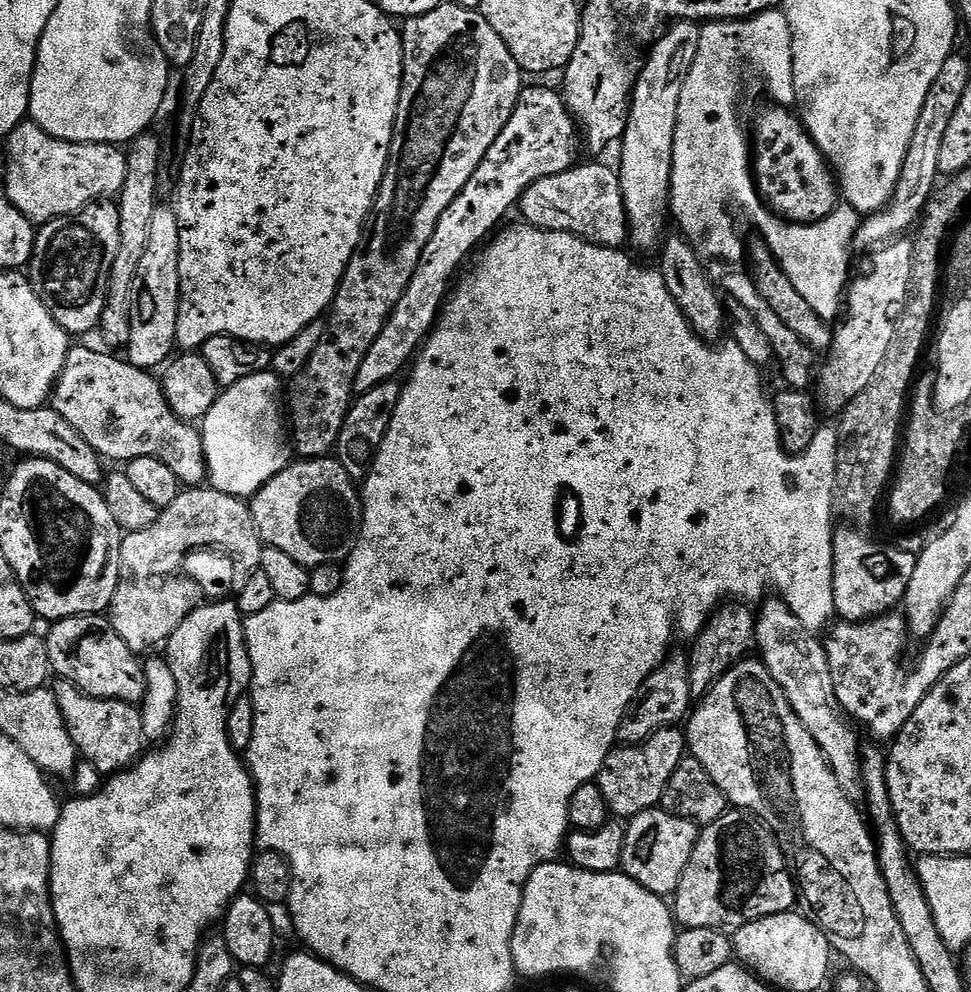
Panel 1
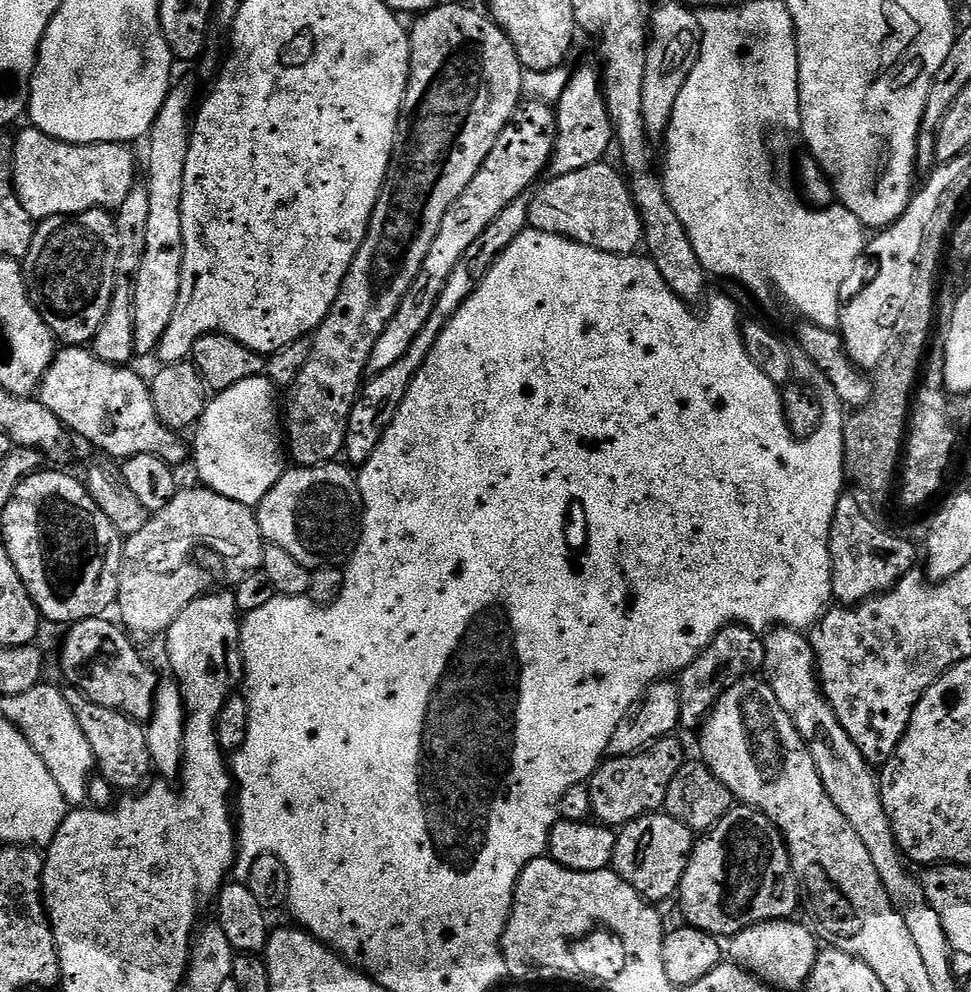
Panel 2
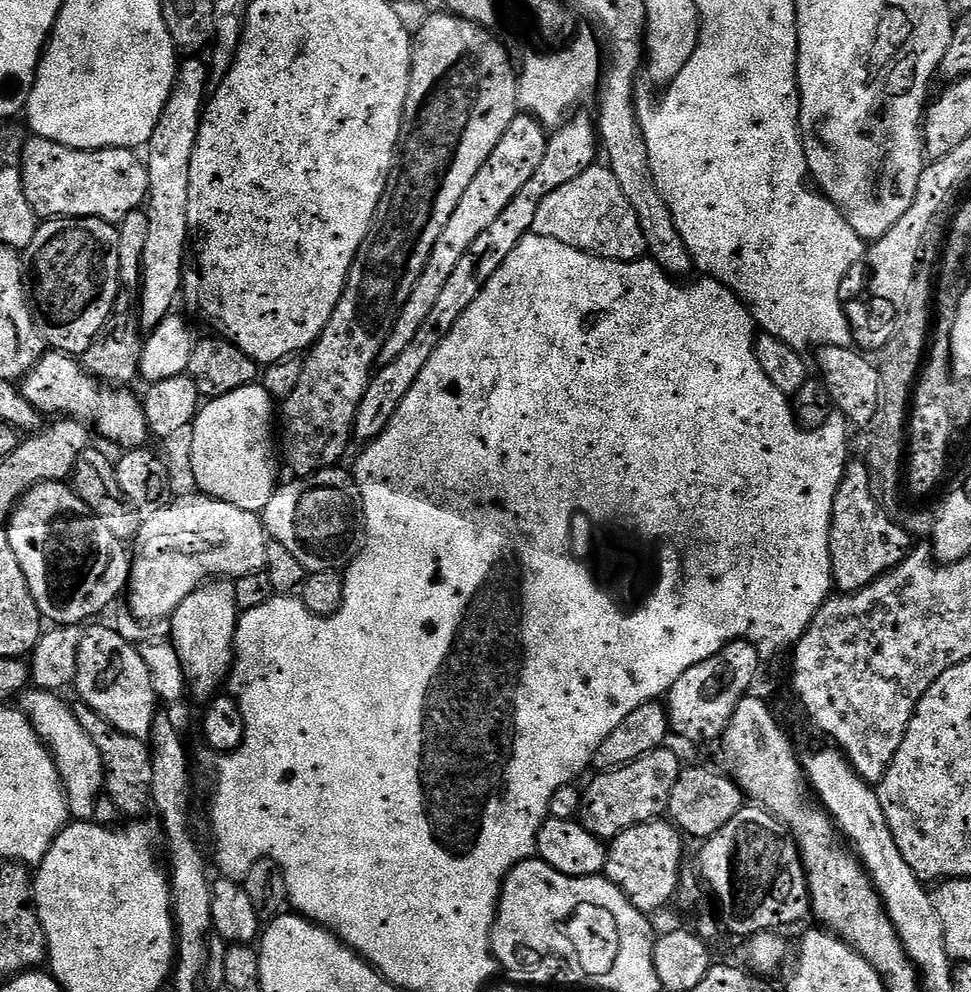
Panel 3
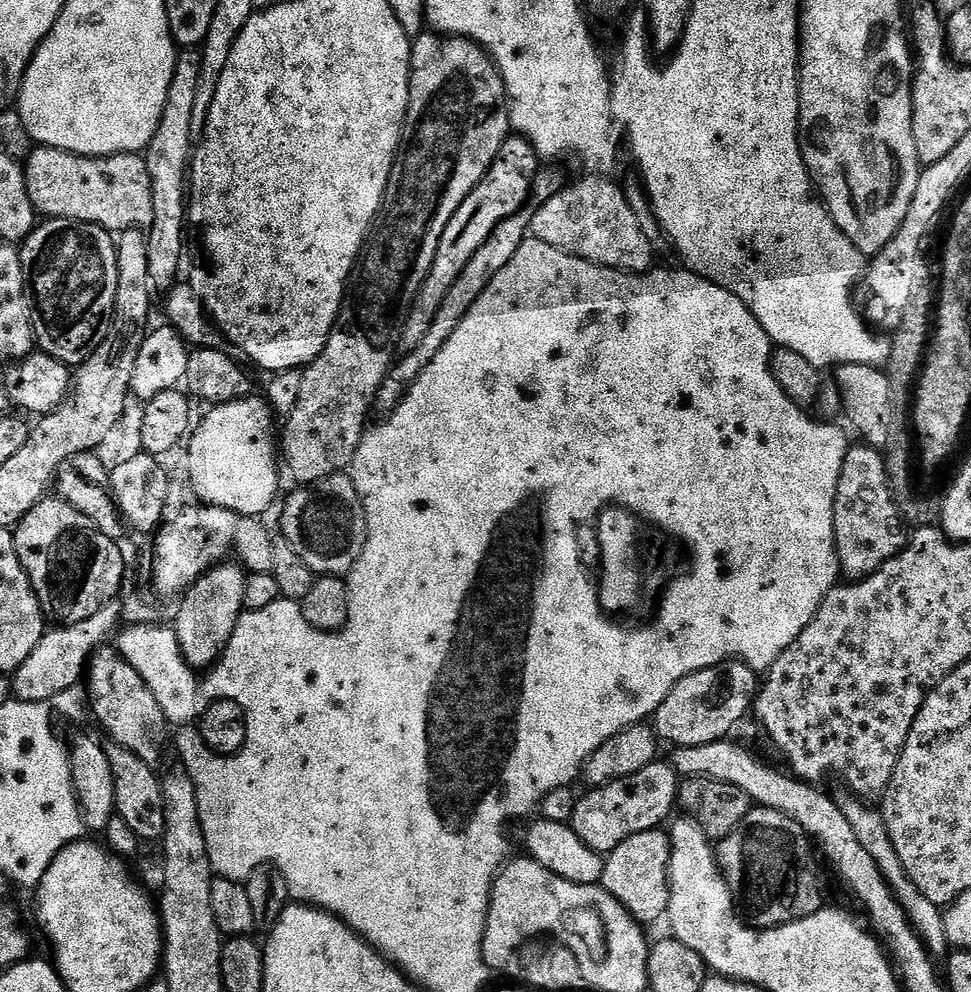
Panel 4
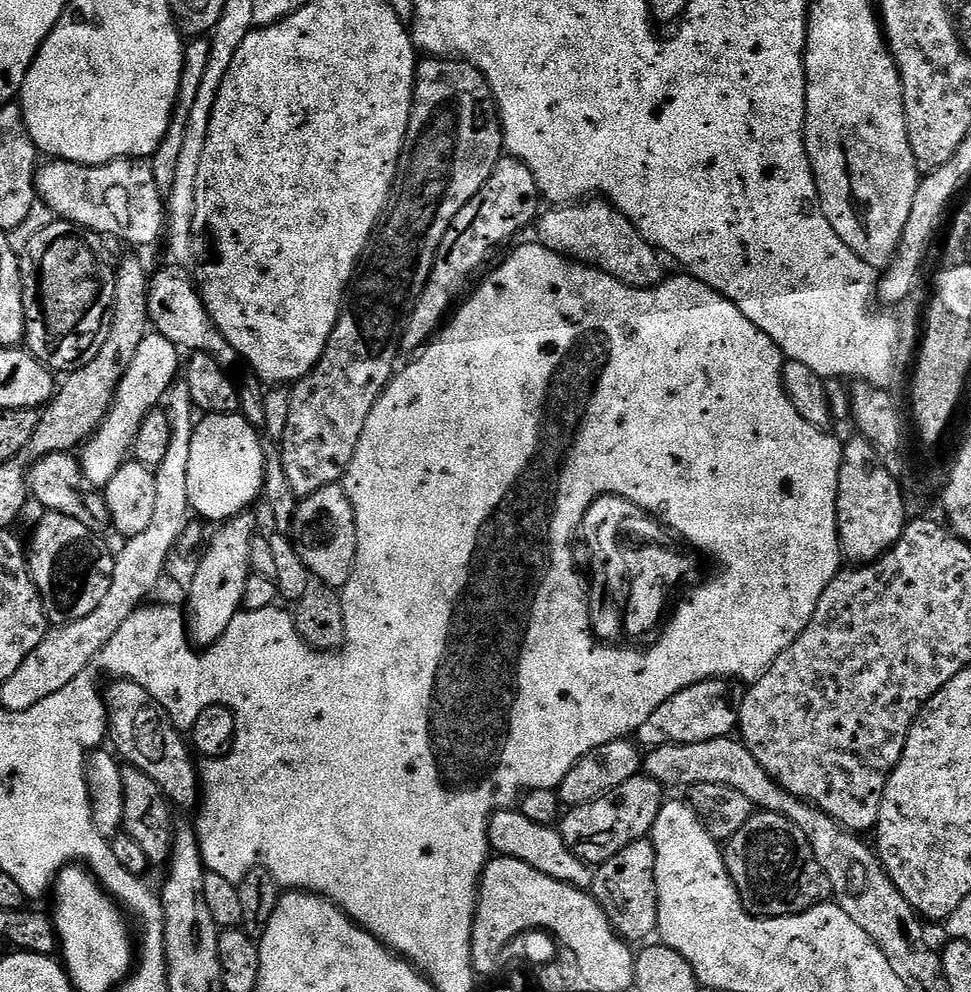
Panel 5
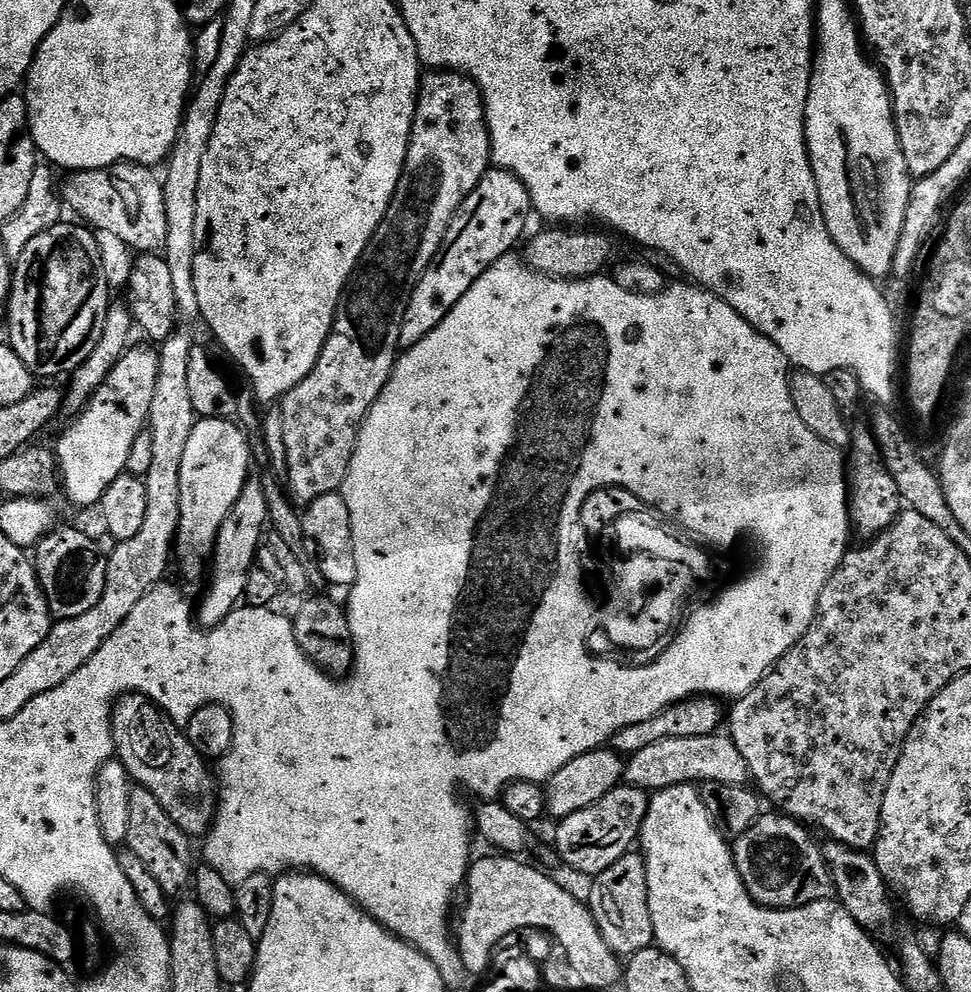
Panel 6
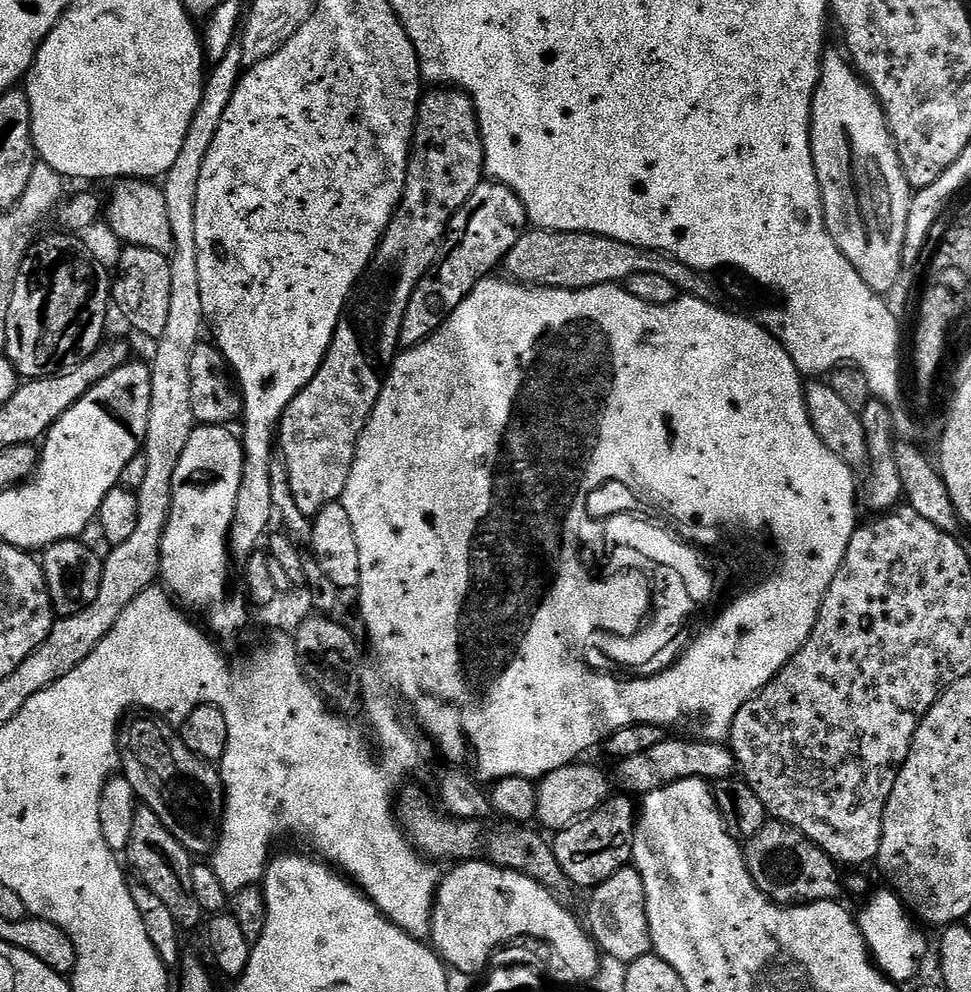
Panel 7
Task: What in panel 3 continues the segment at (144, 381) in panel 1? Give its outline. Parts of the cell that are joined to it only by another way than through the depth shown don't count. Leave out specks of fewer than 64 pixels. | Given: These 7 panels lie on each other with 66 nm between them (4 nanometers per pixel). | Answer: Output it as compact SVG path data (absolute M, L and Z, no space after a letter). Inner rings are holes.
M55 350L45 351L44 357L29 370L22 381L22 395L37 412L48 418L59 414L64 418L78 420L87 424L95 435L97 432L104 440L124 444L125 449L147 445L150 440L141 397L128 391L132 390L124 386L113 386L89 374L77 357Z

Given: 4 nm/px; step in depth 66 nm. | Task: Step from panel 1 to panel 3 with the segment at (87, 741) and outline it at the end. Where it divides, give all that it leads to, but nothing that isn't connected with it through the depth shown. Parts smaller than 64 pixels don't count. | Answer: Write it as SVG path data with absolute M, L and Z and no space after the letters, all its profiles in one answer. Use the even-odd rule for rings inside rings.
M77 703L74 708L78 722L82 722L82 730L90 734L94 746L98 746L98 754L102 754L104 763L104 792L113 800L121 814L128 818L140 818L145 815L152 804L152 750L145 741L124 734L102 714L90 710L85 704Z

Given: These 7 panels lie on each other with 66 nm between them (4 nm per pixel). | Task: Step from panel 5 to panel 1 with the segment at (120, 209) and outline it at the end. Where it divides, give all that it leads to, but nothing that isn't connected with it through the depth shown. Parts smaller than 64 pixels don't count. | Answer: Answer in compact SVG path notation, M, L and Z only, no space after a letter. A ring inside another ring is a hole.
M31 122L18 125L6 138L5 144L6 177L3 177L2 182L6 186L7 197L10 198L11 204L36 226L49 224L59 216L73 216L75 212L81 212L85 206L94 204L101 198L119 197L126 182L126 155L114 144L66 142L46 134L46 130Z

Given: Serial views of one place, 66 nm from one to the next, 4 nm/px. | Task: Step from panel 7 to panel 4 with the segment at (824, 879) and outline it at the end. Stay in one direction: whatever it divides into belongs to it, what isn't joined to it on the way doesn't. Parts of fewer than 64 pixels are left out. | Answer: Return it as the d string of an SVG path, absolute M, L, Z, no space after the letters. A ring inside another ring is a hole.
M753 807L725 840L715 845L714 851L716 865L720 867L720 873L732 892L733 901L738 905L743 919L757 929L777 928L780 924L800 920L803 916L814 914L825 903L824 892L820 889L820 872L816 869L817 857L814 855L813 841L808 833L800 829L798 822L778 810Z

